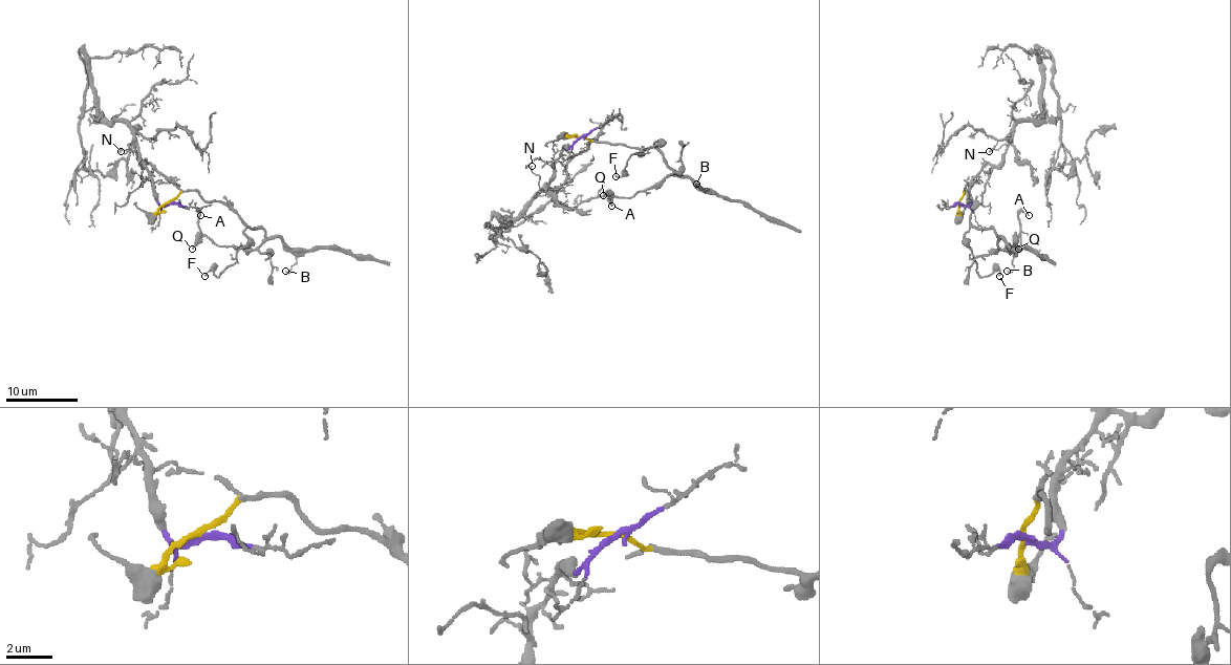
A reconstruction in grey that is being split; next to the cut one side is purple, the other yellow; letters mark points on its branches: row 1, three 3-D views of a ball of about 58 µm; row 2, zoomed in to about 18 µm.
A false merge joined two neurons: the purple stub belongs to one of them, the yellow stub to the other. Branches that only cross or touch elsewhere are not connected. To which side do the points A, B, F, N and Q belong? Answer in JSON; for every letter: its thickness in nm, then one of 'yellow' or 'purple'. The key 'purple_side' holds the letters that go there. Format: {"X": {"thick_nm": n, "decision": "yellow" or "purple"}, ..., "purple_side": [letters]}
{"A": {"thick_nm": 180, "decision": "yellow"}, "B": {"thick_nm": 110, "decision": "yellow"}, "F": {"thick_nm": 130, "decision": "yellow"}, "N": {"thick_nm": 100, "decision": "purple"}, "Q": {"thick_nm": 240, "decision": "yellow"}, "purple_side": ["N"]}

